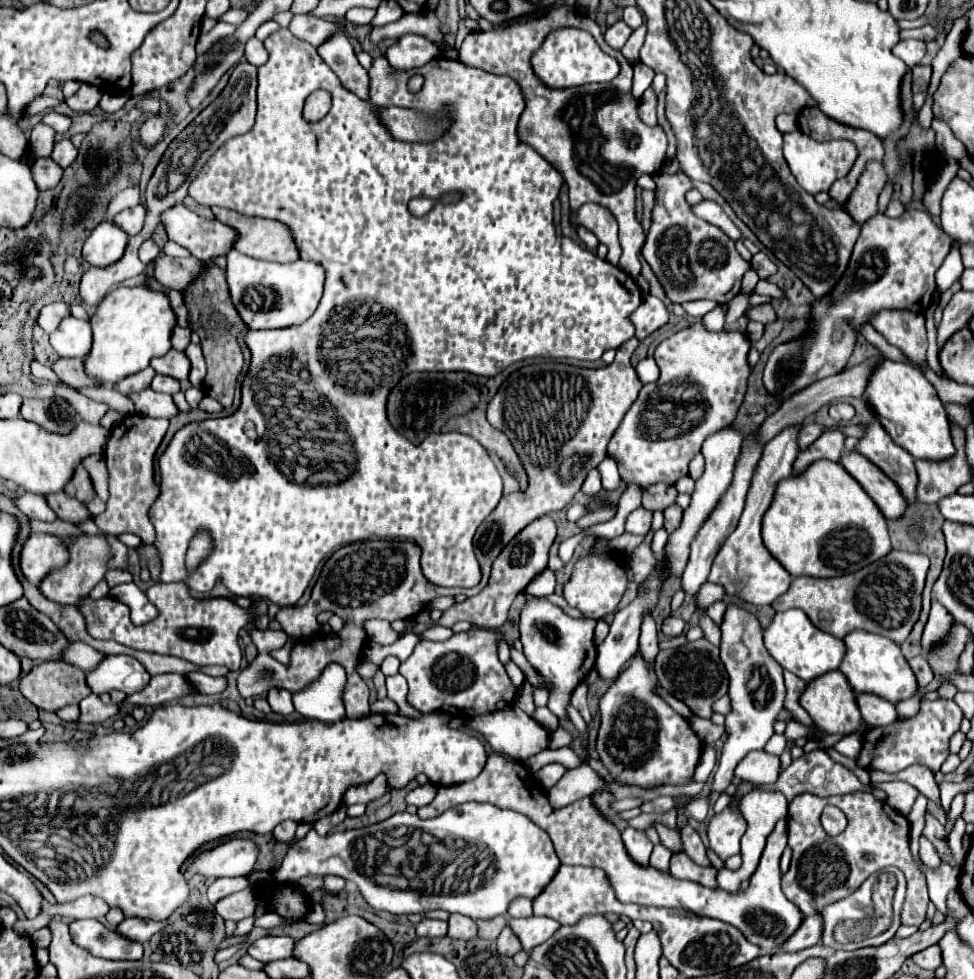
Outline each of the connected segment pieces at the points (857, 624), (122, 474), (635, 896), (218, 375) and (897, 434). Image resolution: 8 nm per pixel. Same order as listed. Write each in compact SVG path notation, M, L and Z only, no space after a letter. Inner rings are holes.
M891 551L883 559L859 569L857 573L833 579L795 577L789 591L773 601L773 609L787 611L797 607L807 613L807 617L817 629L837 639L845 639L845 635L855 629L867 629L895 643L903 643L919 619L921 595L927 571L929 571L927 555L909 551Z
M129 415L119 425L111 429L107 447L105 447L105 461L109 467L109 501L107 511L95 517L95 525L109 533L135 533L141 535L143 543L155 543L155 529L149 519L149 509L159 497L159 483L155 481L155 453L167 433L169 421L167 419L153 419L143 415Z
M497 753L489 755L483 771L475 779L449 785L449 787L439 787L435 799L427 807L419 807L417 815L421 819L431 819L451 809L453 805L461 805L467 801L483 801L483 803L497 805L501 809L513 809L513 811L525 813L541 829L549 833L555 845L555 853L563 865L601 867L607 873L615 889L615 895L621 903L637 903L645 907L667 907L667 909L687 911L687 913L709 917L709 919L719 919L723 923L737 927L745 935L745 939L749 939L749 943L761 949L761 953L775 953L777 949L781 949L783 943L803 923L803 913L799 911L799 907L795 907L781 891L779 859L787 845L787 821L785 819L781 819L775 825L775 831L769 835L759 867L751 875L749 887L745 891L727 893L719 887L709 889L693 881L679 881L671 877L669 873L659 873L653 867L635 867L635 863L627 859L627 851L623 851L619 831L601 817L601 813L593 807L589 797L553 811L547 801L545 791L537 787L537 781L533 779L531 771L523 769L523 765L515 759L509 759Z
M211 265L209 275L199 279L199 283L195 283L191 291L187 291L187 307L191 313L191 329L195 329L195 333L201 337L201 347L207 361L207 377L203 383L203 391L205 395L217 399L223 407L231 407L235 383L245 363L241 339L249 331L249 327L243 323L241 315L235 311L235 305L231 303L225 271L221 271L217 265Z
M883 361L871 375L865 389L865 399L873 407L879 423L891 435L891 439L909 451L915 459L925 461L945 461L955 455L955 445L951 439L949 419L945 407L935 391L935 387L925 379L925 375L907 363Z

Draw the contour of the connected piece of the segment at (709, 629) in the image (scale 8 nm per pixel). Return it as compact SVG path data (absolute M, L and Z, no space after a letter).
M701 615L701 619L699 619L699 627L703 629L703 633L705 633L705 639L709 641L709 643L713 643L715 647L719 647L721 645L721 629L719 629L719 625L709 617L709 615Z

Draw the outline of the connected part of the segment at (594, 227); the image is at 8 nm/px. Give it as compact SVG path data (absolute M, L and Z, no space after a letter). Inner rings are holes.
M587 203L575 215L571 215L571 223L579 223L583 227L589 227L589 231L595 233L599 243L607 245L607 249L609 249L607 261L611 265L617 263L617 259L619 259L617 221L615 221L615 217L611 215L609 209L605 209L601 205L595 205L595 203Z

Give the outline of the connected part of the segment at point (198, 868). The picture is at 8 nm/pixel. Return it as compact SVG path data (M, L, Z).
M235 839L215 847L213 851L197 855L189 871L207 877L247 877L255 865L255 859L257 847L251 841Z

